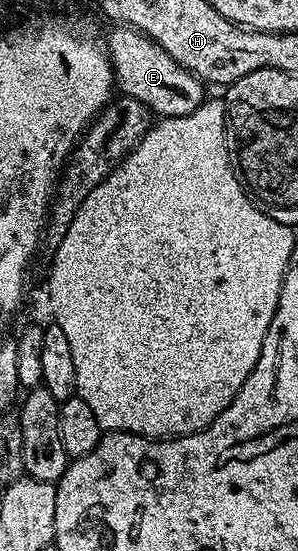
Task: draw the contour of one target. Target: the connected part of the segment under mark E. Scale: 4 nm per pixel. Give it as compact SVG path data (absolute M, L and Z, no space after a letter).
M121 25L112 30L106 37L106 48L113 65L115 84L123 96L142 102L161 118L187 116L205 102L206 89L202 81L176 65L176 61L146 35Z

